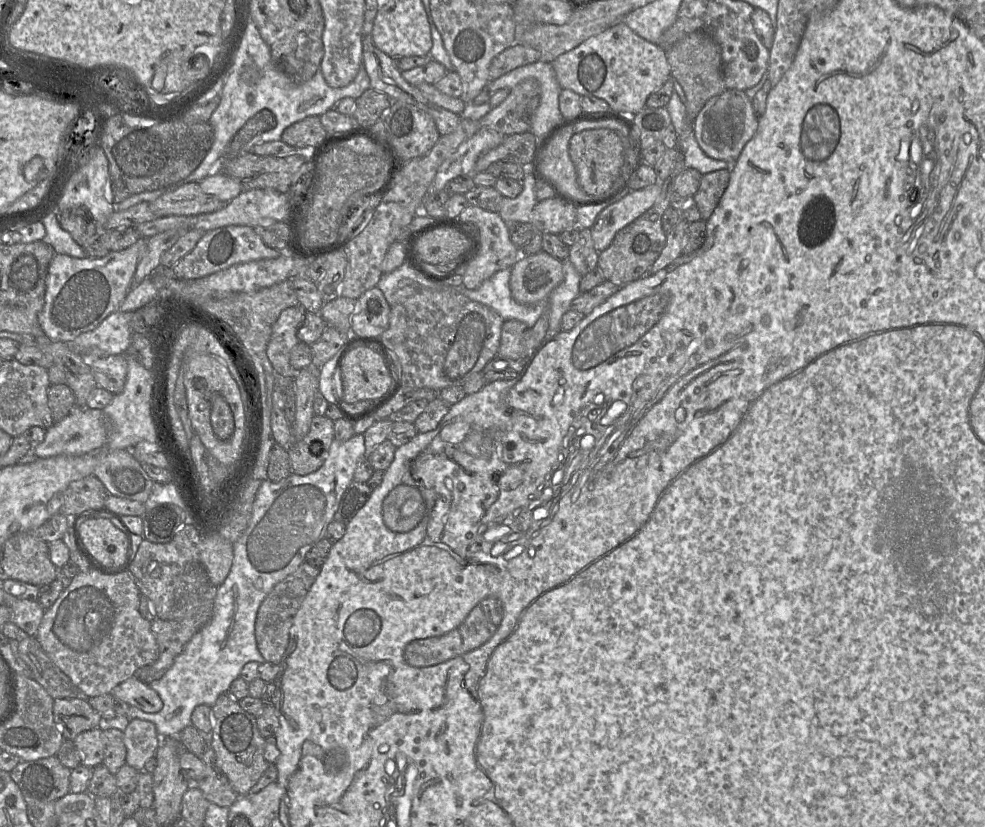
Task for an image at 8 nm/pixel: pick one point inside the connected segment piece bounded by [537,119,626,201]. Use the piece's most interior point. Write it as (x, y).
(555, 165)

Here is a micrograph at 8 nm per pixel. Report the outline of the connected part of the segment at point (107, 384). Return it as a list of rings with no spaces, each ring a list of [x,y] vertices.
[[[124,355],[93,357],[89,362],[97,387],[113,395],[123,391],[127,377],[127,359]]]

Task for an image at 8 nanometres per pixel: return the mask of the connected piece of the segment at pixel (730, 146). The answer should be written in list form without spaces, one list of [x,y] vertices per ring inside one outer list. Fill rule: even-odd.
[[[726,89],[709,99],[693,121],[695,138],[703,152],[716,160],[735,162],[758,128],[758,117],[752,100],[744,91]]]

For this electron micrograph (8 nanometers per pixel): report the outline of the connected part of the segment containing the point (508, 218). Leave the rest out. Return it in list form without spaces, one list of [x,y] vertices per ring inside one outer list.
[[[528,168],[521,183],[522,191],[517,197],[503,197],[500,202],[498,214],[505,224],[506,222],[531,223],[531,214],[538,201],[535,194],[536,180]]]

